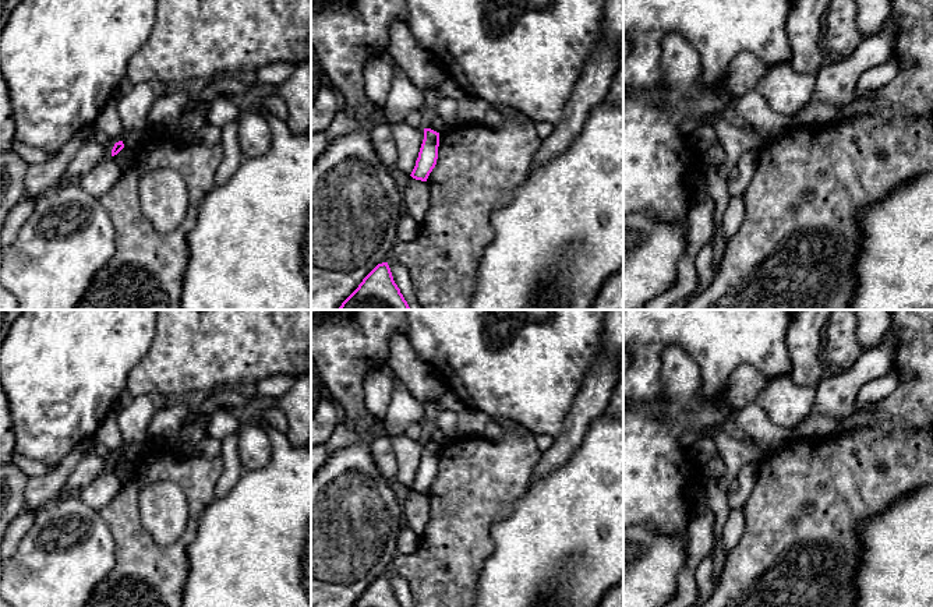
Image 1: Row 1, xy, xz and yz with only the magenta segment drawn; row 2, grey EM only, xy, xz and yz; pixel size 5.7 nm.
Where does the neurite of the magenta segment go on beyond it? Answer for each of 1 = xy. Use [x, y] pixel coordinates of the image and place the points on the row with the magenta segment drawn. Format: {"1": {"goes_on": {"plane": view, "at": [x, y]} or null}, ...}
{"1": {"goes_on": null}}

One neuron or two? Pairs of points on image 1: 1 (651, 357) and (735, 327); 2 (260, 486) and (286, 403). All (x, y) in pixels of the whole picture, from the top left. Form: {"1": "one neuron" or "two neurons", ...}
{"1": "one neuron", "2": "two neurons"}

